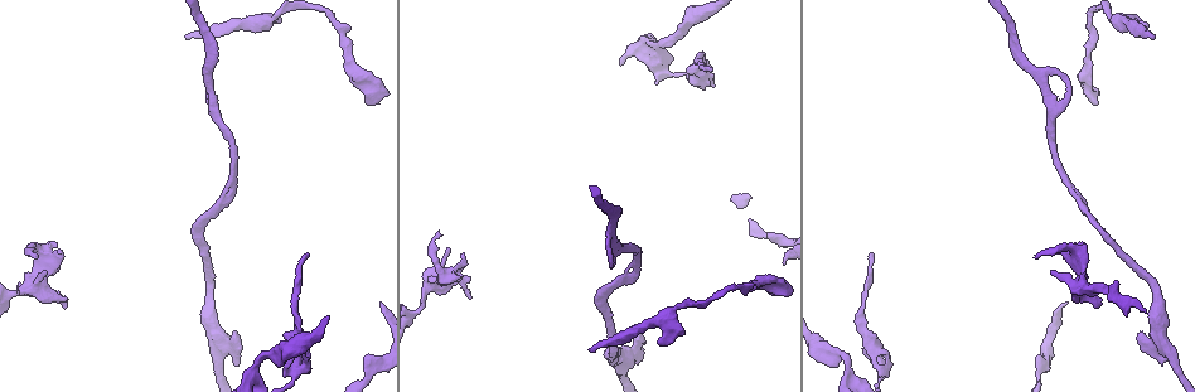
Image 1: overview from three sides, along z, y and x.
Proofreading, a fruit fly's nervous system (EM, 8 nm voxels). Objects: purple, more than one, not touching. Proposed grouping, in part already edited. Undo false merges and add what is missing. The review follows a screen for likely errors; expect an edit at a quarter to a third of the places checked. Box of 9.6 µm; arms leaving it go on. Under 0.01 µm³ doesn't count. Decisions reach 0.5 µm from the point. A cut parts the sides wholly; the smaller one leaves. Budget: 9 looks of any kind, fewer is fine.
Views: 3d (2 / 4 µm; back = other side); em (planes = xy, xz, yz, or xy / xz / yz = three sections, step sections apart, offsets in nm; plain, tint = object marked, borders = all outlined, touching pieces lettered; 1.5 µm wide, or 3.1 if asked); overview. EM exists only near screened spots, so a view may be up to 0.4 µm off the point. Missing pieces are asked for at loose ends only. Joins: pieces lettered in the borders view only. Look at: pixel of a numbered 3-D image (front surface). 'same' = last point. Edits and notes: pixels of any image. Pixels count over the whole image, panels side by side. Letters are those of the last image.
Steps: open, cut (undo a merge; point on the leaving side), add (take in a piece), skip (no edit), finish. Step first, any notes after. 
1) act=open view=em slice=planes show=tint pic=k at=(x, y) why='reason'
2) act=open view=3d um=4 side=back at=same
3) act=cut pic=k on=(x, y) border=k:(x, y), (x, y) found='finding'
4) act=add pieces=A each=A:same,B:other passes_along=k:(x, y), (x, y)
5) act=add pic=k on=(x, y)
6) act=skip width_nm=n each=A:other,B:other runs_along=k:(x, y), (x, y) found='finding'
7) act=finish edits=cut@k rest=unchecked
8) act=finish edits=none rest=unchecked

act=open view=3d um=2 side=back pic=1 at=(187, 37) why='an open end'

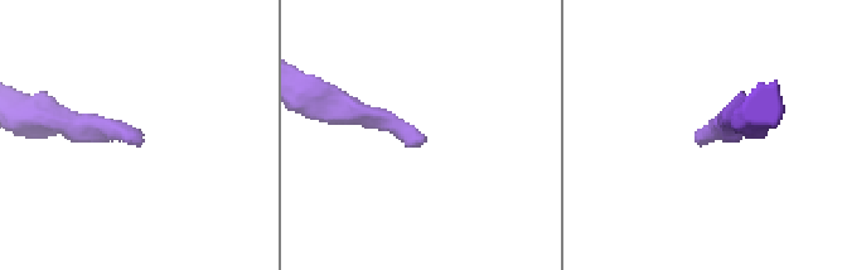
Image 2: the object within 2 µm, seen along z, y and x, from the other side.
act=open view=em slice=planes show=borders pic=2 at=(697, 140)

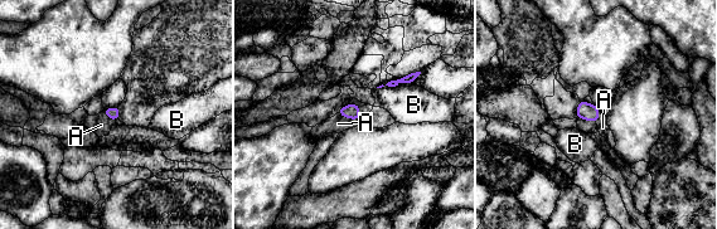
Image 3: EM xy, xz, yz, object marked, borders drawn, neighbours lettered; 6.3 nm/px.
act=add pieces=A each=A:same,B:other found='it goes on there'

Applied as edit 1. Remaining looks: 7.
act=open view=overview

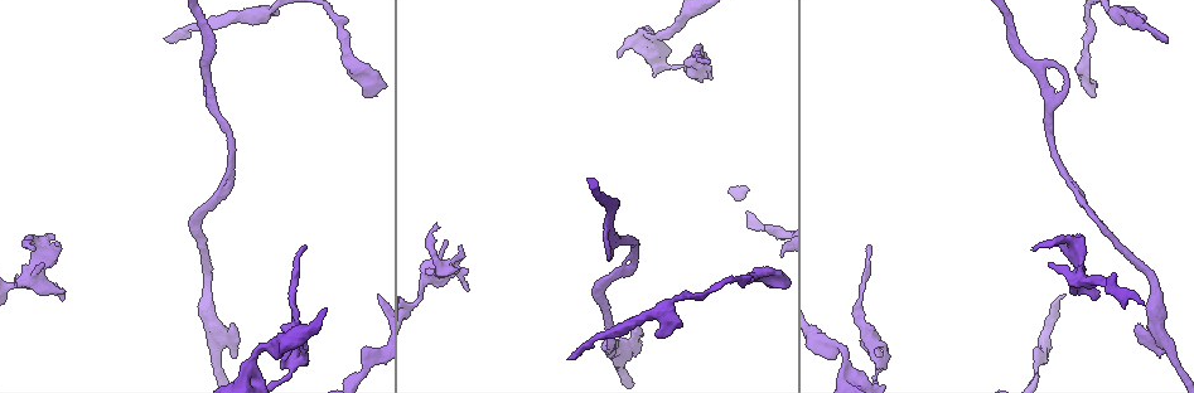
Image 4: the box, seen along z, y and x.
act=open view=em slice=planes show=borders pic=4 at=(276, 14) why='an open end'

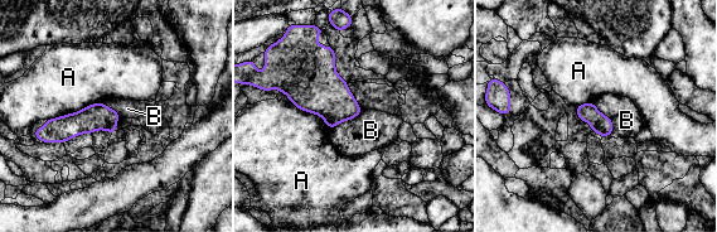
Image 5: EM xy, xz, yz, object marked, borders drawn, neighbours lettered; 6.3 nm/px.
act=skip each=A:other,B:other runs_along=5:(115, 116), (91, 117), (38, 135) found='no lettered piece goes on from it'

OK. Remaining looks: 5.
act=open view=3d um=4 pic=4 at=(218, 333) why='abrupt turn'

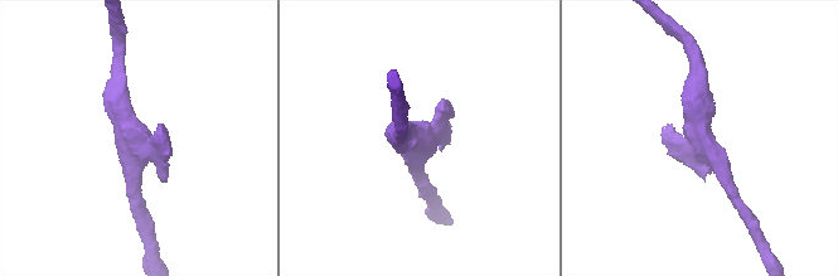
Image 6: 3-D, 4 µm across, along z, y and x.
act=open view=em slice=planes show=plain pic=6 at=(419, 140) why='shape alone is not enough'

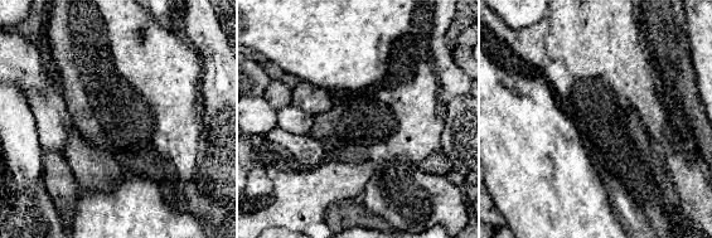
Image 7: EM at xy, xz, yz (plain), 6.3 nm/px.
act=open view=em slice=planes show=borders at=same why='see the neighbours'

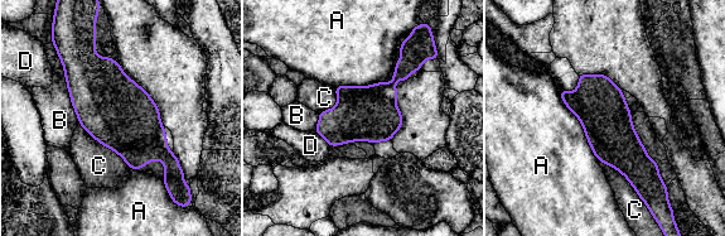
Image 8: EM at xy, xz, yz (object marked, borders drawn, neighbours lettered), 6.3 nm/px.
act=skip each=A:other,B:other,C:other,D:other border=8:(559, 90), (597, 159) found='continuous, no second cell'

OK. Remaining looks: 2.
act=open view=em slice=planes show=borders pic=4 at=(307, 247) why='end of a long branch'

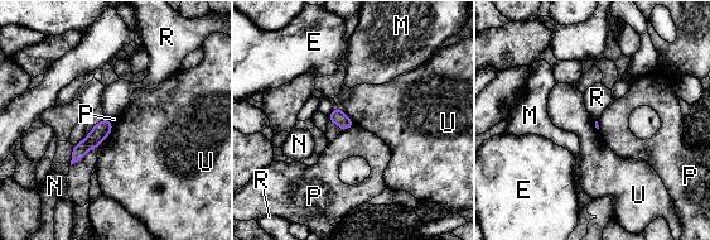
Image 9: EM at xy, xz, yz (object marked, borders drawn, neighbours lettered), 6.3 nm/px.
act=skip each=E:other,M:other,N:other,P:other,R:other,U:other runs_along=9:(107, 123), (75, 158) found='no lettered piece goes on from it'

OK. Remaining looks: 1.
act=finish edits=add@3 rest=unchecked

